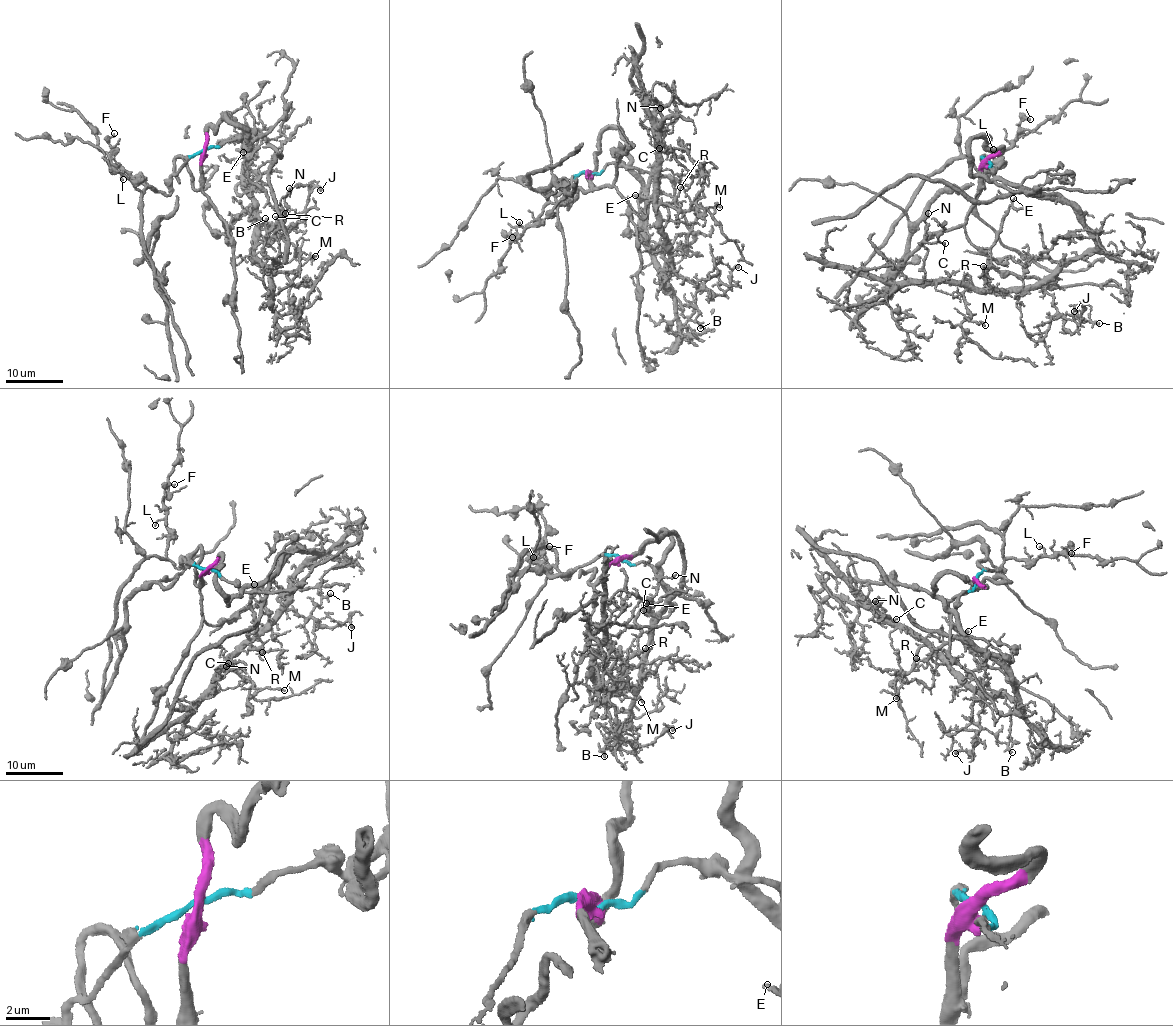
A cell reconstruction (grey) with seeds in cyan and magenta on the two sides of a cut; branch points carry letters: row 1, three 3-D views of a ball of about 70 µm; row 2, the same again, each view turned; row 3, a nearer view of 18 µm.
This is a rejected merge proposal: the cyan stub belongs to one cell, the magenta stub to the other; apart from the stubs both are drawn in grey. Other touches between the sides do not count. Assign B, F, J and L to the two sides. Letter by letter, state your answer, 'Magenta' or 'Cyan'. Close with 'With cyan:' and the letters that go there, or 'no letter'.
B: Magenta
F: Cyan
J: Magenta
L: Cyan
With cyan: F, L

